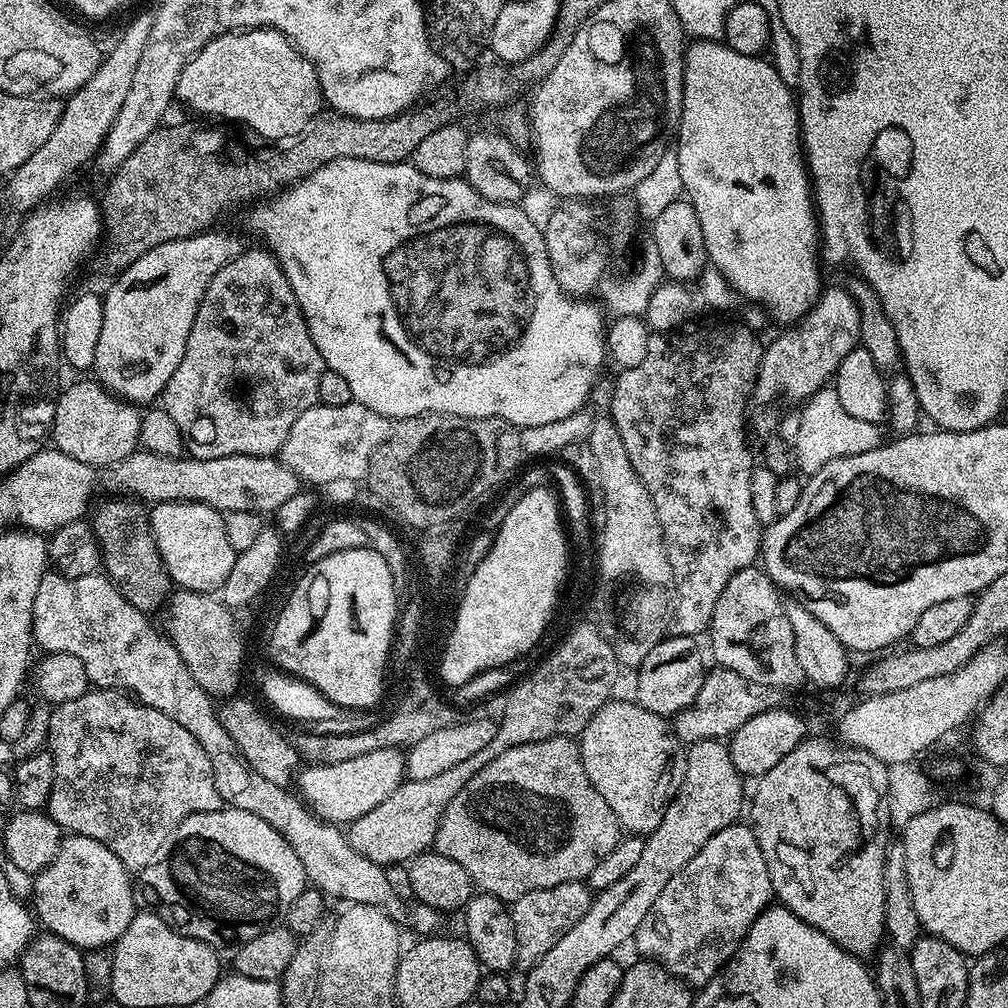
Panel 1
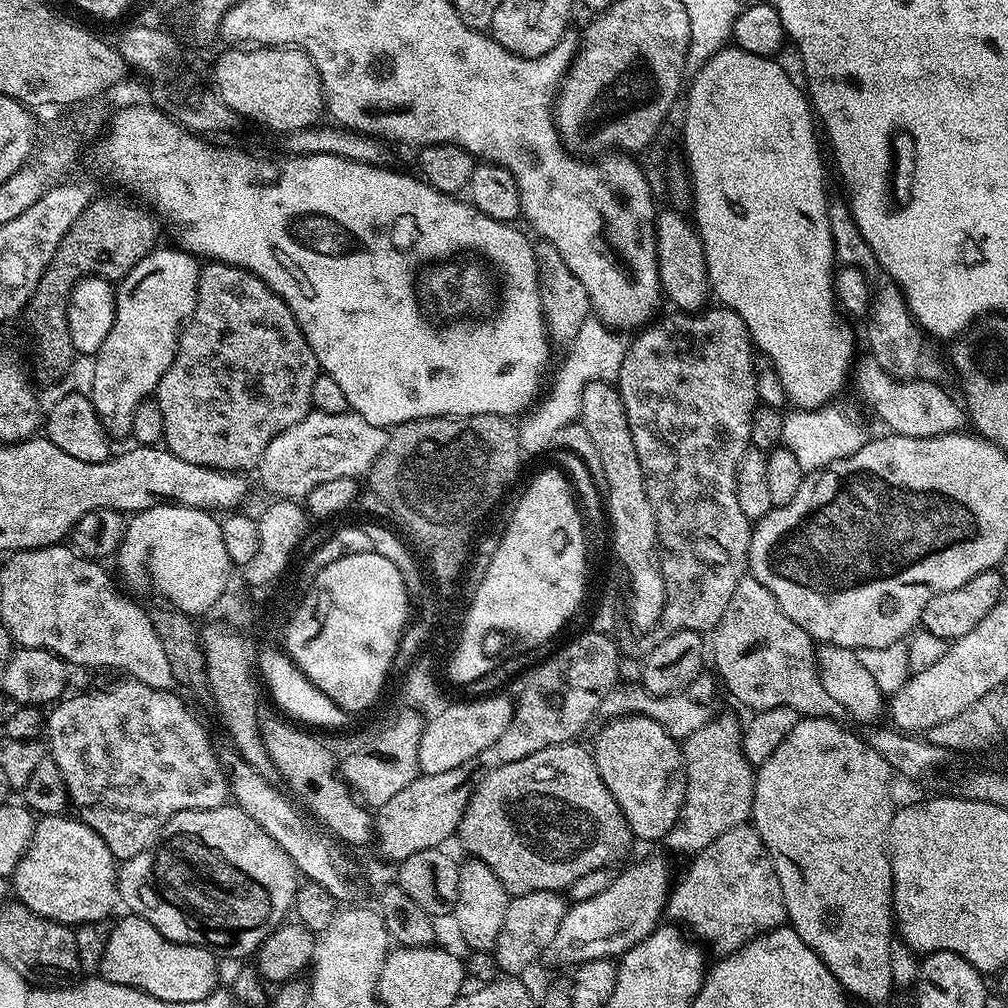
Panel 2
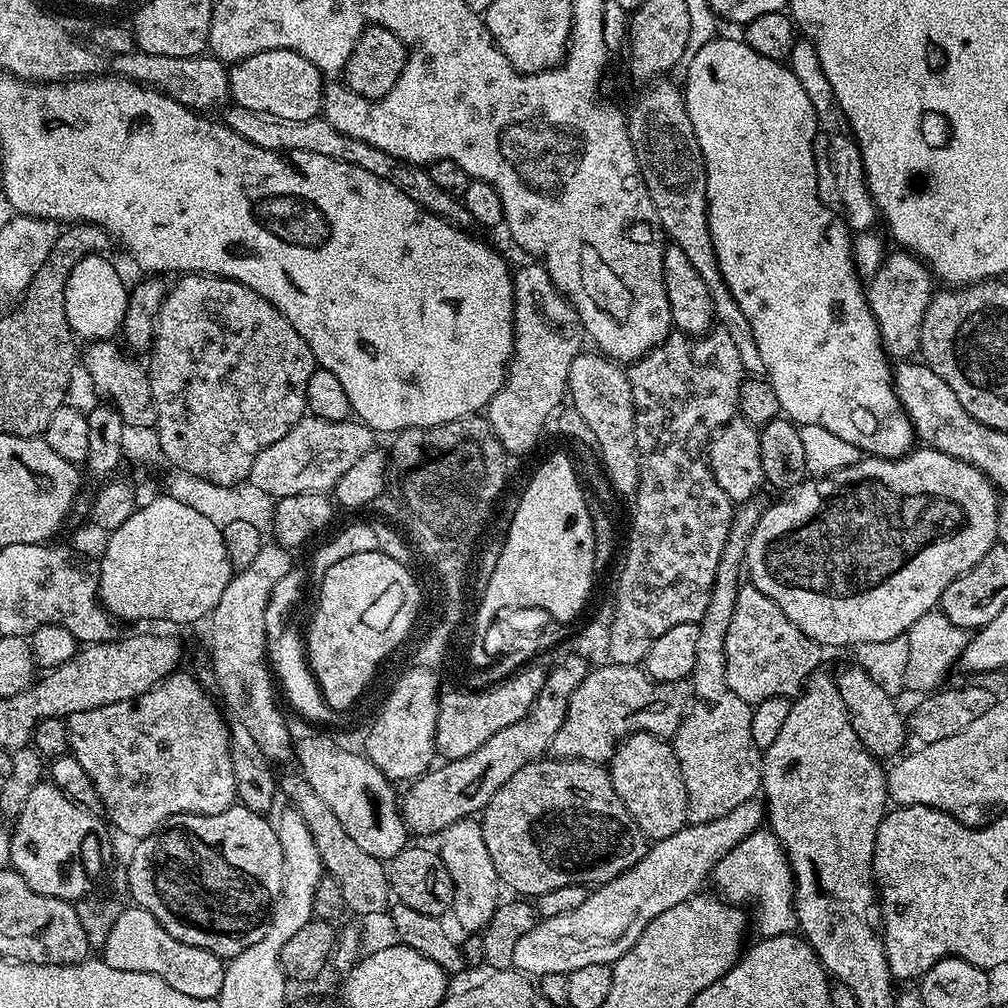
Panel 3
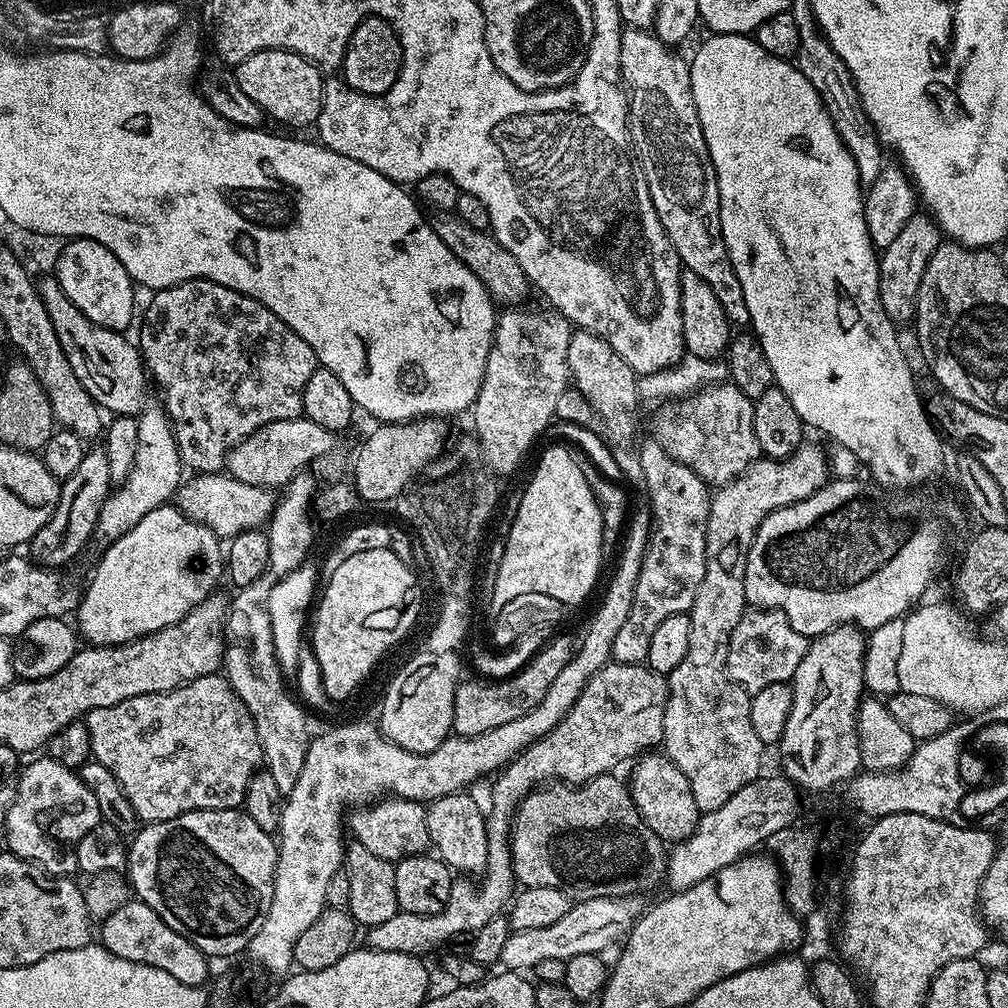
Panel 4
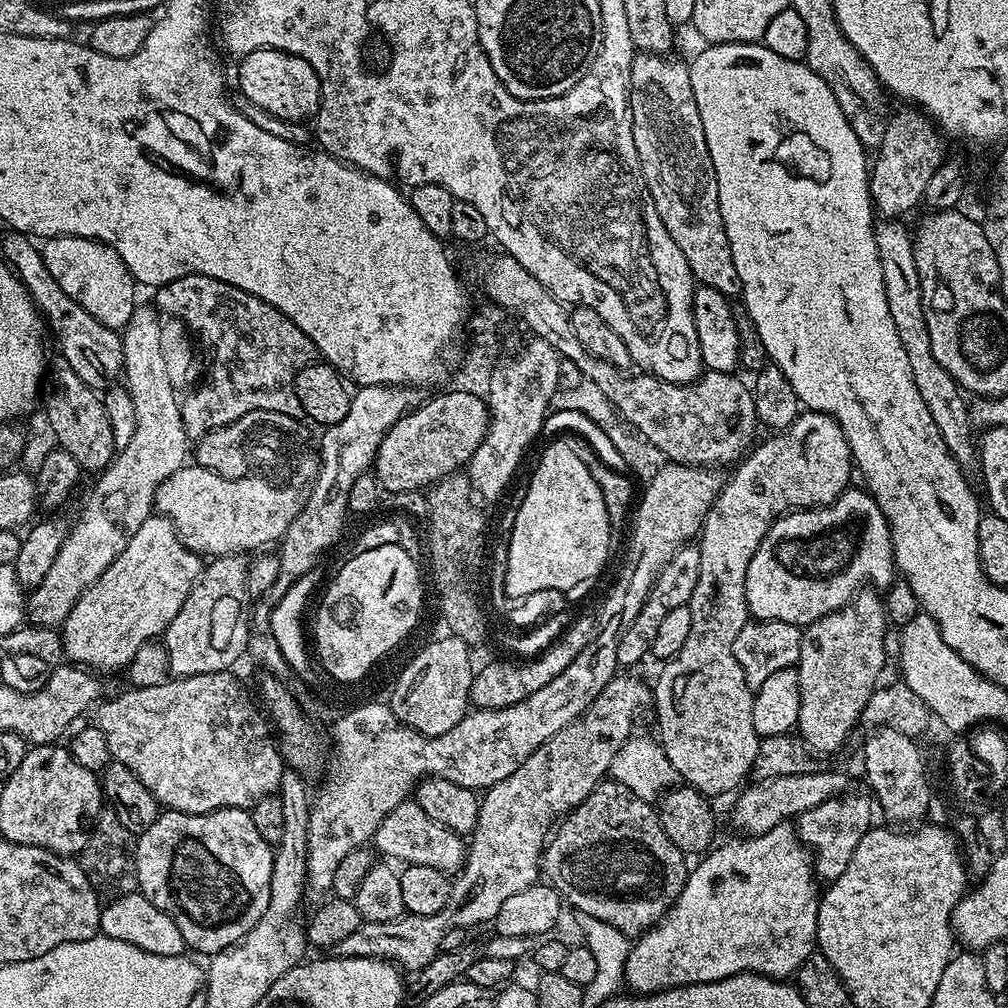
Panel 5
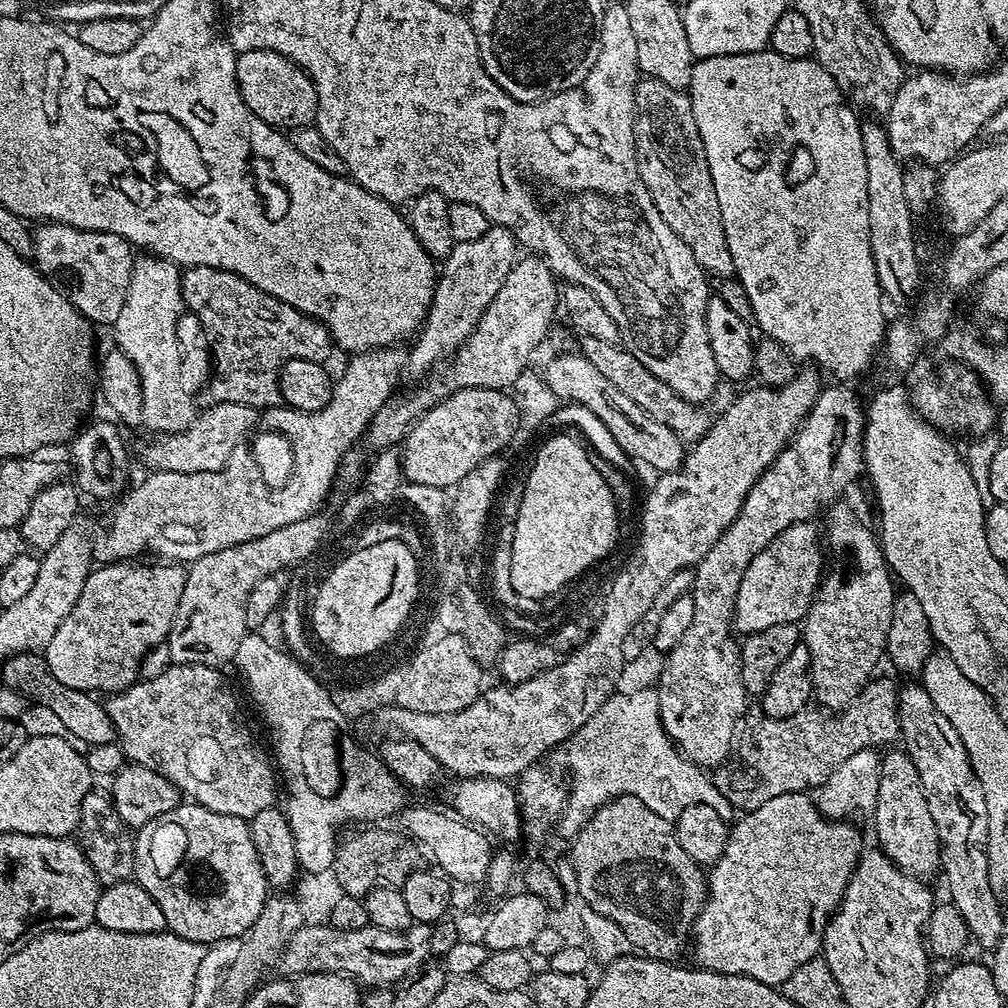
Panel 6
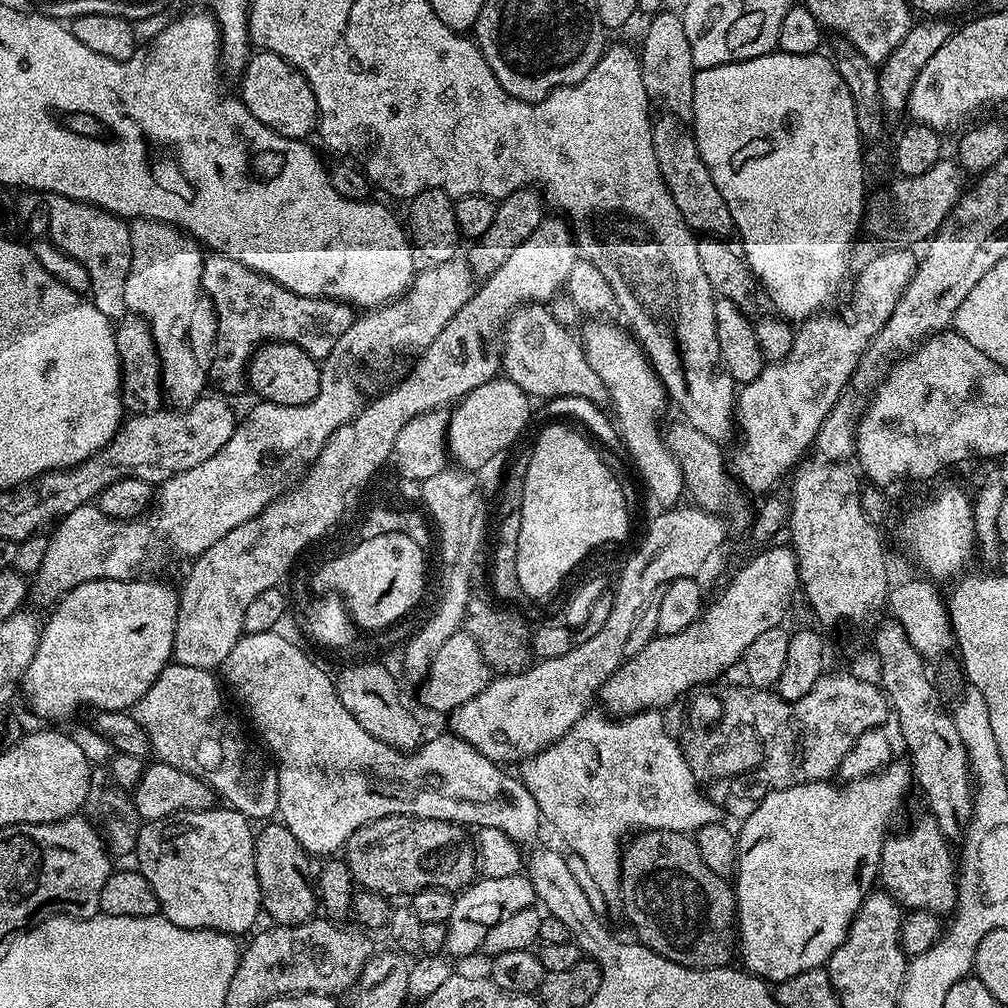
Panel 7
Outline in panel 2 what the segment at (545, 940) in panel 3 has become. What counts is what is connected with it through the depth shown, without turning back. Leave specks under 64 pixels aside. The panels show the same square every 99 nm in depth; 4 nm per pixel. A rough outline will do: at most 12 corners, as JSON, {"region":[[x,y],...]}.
{"region":[[660,858],[572,904],[544,953],[566,968],[618,958],[665,915]]}

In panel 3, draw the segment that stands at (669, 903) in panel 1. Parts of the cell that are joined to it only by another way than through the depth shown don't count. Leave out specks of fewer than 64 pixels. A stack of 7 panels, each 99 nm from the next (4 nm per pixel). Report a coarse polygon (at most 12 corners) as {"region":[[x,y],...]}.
{"region":[[761,826],[710,877],[761,937],[797,931],[792,868]]}

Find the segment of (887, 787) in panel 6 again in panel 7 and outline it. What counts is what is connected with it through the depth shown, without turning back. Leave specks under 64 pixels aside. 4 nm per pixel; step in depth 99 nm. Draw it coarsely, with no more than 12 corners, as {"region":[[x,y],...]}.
{"region":[[932,818],[889,835],[883,891],[908,910],[951,913],[958,864]]}

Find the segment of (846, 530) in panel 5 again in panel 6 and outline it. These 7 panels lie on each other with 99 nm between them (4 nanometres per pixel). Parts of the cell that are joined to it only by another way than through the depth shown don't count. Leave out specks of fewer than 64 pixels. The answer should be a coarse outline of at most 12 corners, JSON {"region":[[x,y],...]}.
{"region":[[782,530],[746,566],[737,633],[803,621],[826,571],[822,536]]}

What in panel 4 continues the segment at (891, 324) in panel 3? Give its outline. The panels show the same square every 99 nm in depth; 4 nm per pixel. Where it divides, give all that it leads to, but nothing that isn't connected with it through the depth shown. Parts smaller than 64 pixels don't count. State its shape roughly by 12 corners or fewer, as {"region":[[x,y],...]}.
{"region":[[914,214],[879,257],[879,300],[893,323],[916,294],[942,233]]}

